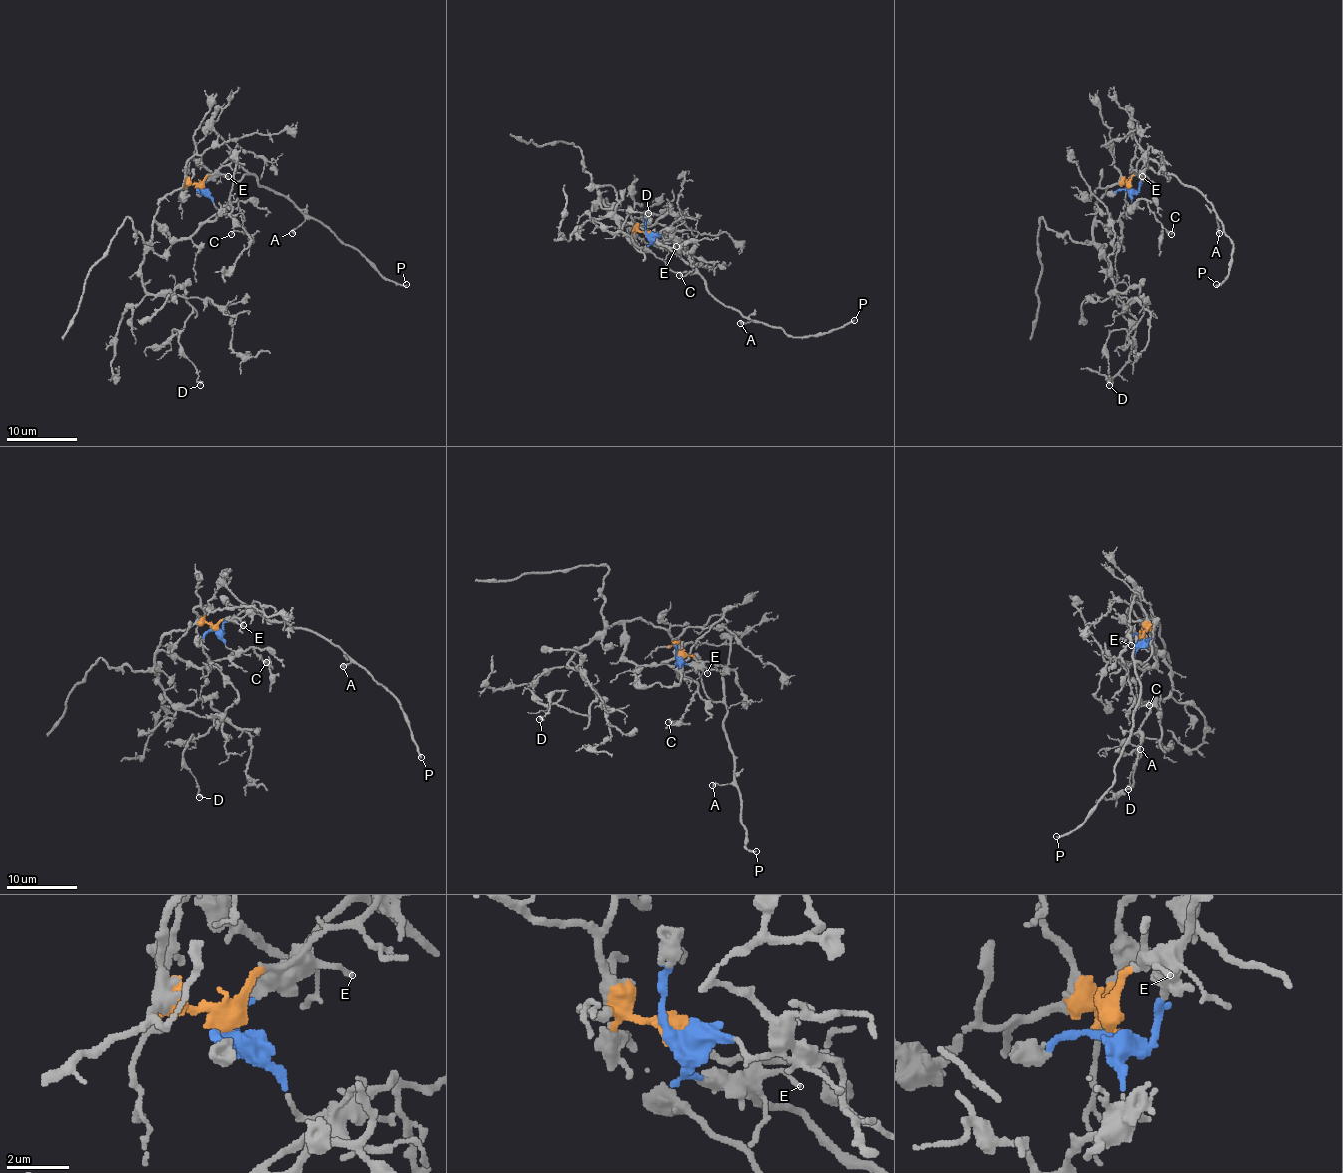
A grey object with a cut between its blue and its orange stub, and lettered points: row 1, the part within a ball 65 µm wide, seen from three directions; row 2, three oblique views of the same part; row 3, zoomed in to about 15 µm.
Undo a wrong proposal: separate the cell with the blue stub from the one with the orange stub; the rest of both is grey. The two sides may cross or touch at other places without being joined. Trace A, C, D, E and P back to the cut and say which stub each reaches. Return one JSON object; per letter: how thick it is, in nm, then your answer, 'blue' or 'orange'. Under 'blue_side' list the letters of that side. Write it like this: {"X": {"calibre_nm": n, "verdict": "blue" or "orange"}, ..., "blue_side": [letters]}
{"A": {"calibre_nm": 200, "verdict": "blue"}, "C": {"calibre_nm": 150, "verdict": "orange"}, "D": {"calibre_nm": 180, "verdict": "orange"}, "E": {"calibre_nm": 130, "verdict": "blue"}, "P": {"calibre_nm": 180, "verdict": "blue"}, "blue_side": ["A", "E", "P"]}

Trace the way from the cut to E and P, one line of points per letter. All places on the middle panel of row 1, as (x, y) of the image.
E: (646, 235), (653, 244), (676, 246)
P: (646, 235), (696, 268), (711, 295), (726, 305), (780, 326), (792, 337), (831, 332), (854, 319)

